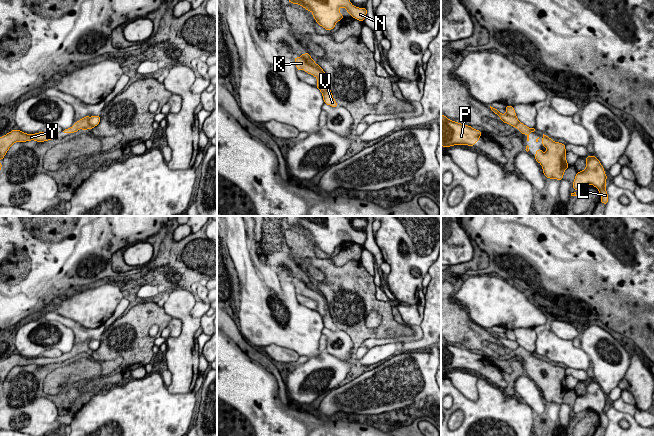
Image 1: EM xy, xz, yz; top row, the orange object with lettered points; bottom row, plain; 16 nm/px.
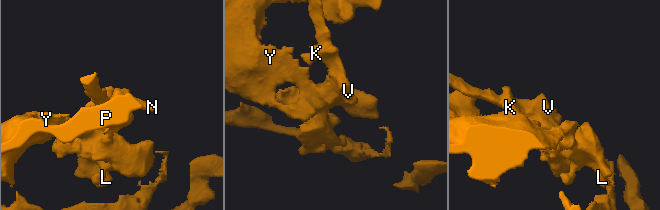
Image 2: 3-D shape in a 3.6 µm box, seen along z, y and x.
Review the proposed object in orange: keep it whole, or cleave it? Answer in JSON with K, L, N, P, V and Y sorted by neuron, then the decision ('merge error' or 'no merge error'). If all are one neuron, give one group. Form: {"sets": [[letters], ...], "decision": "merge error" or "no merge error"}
{"sets": [["K", "L", "N", "P", "V", "Y"]], "decision": "no merge error"}

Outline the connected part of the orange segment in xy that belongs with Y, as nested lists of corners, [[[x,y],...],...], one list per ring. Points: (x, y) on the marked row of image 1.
[[[12,130],[5,136],[0,137],[0,159],[4,158],[8,149],[15,142],[25,142],[30,140],[35,140],[37,142],[44,142],[51,139],[54,139],[53,134],[47,134],[44,132],[36,134],[26,134],[20,130]]]

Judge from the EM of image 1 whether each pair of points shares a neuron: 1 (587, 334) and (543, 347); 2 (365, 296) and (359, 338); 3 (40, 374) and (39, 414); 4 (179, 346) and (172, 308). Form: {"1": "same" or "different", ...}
{"1": "different", "2": "same", "3": "different", "4": "same"}

